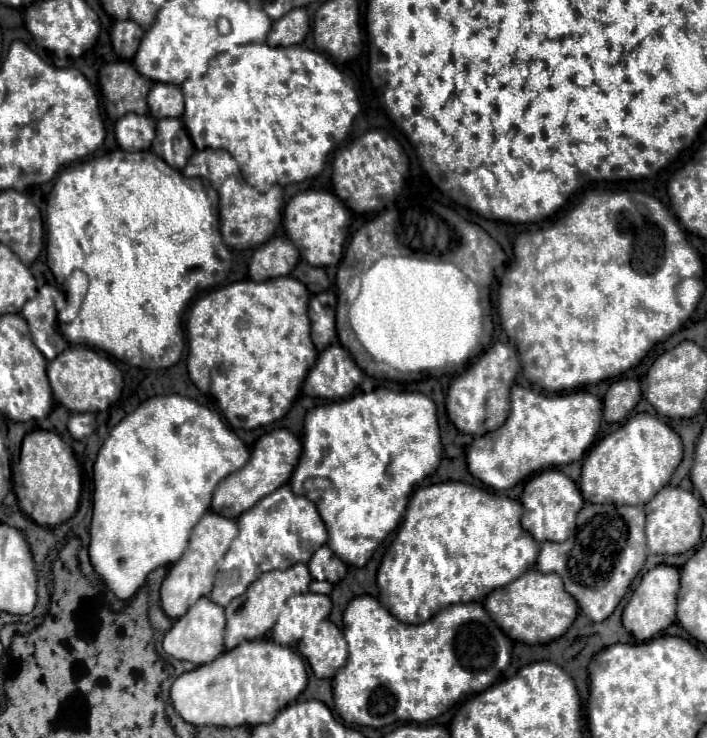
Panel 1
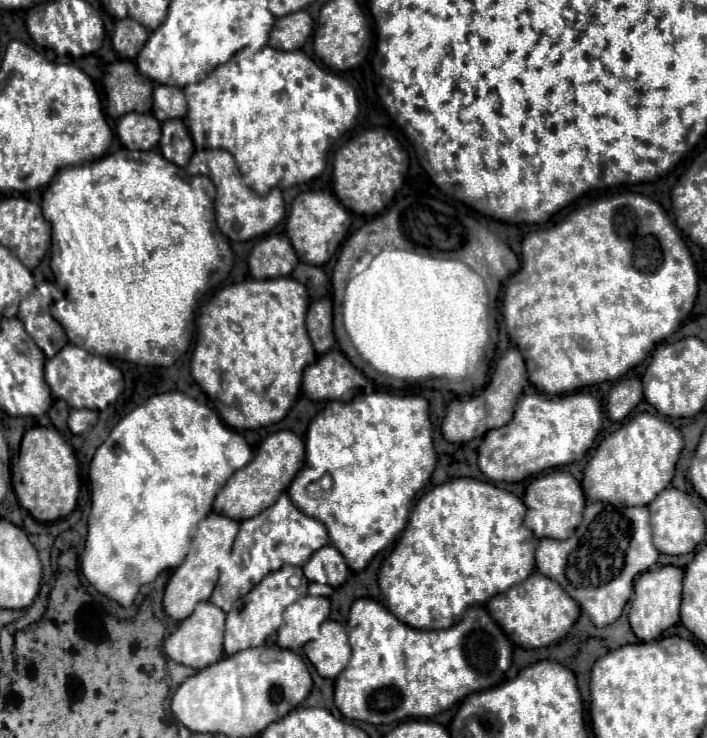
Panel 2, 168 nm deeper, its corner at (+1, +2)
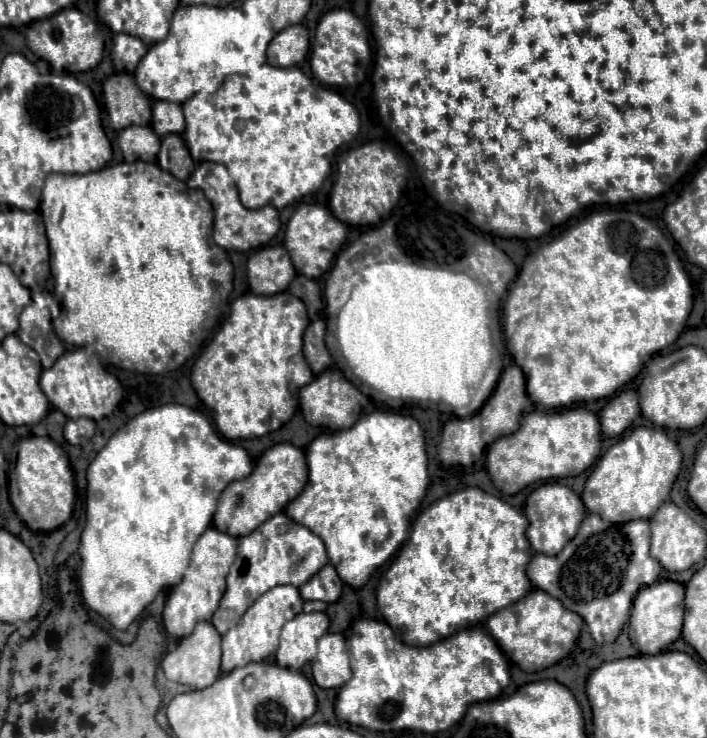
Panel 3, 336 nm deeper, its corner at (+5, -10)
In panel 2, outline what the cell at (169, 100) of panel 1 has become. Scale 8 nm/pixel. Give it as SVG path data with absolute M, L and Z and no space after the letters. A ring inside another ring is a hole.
M158 84L154 88L152 94L154 106L152 106L152 114L164 122L164 120L172 120L172 118L182 118L186 114L186 98L182 88L178 86L166 86L166 84Z

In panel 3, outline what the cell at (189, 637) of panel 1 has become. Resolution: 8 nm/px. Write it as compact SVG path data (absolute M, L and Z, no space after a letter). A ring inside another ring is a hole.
M202 622L194 628L194 632L184 638L178 648L174 652L168 652L162 660L162 670L166 674L168 680L172 682L180 682L192 688L208 688L216 682L216 678L220 676L220 634L216 632L216 628L212 626L212 622Z

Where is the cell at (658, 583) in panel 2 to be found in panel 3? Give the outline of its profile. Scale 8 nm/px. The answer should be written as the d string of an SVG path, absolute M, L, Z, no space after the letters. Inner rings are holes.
M660 580L652 586L644 586L632 606L630 614L630 640L640 654L658 654L668 648L682 634L684 620L684 586L672 580Z

